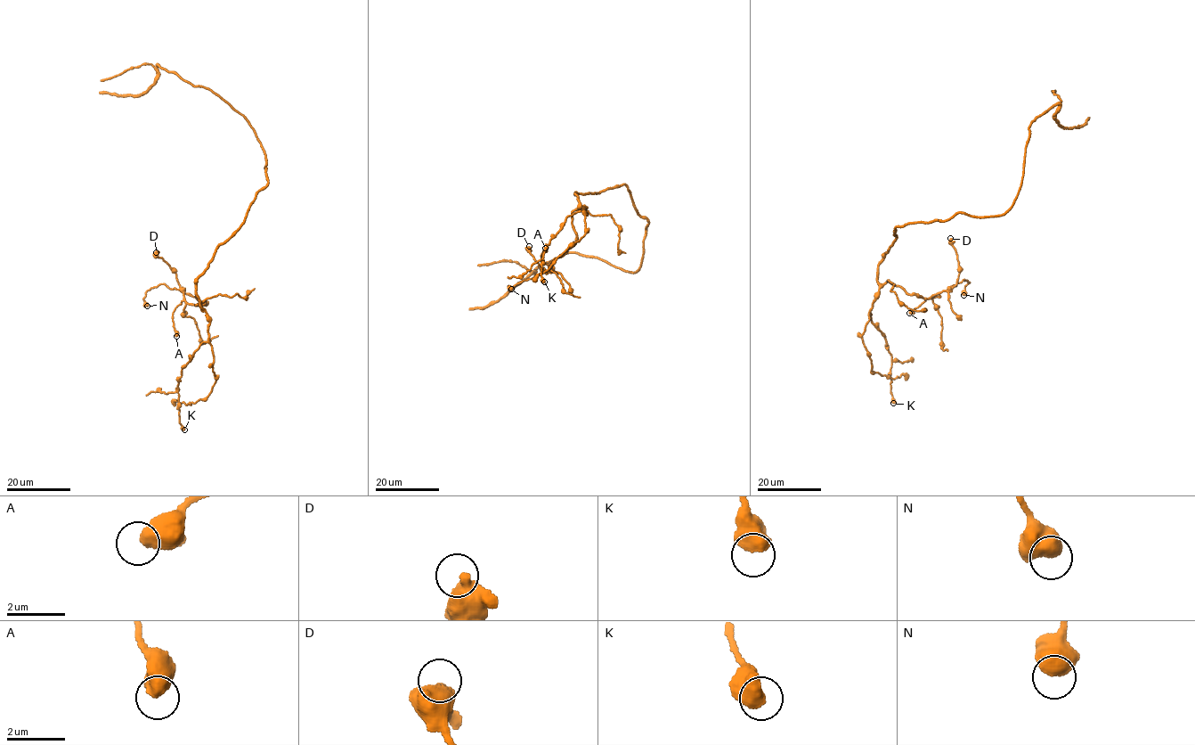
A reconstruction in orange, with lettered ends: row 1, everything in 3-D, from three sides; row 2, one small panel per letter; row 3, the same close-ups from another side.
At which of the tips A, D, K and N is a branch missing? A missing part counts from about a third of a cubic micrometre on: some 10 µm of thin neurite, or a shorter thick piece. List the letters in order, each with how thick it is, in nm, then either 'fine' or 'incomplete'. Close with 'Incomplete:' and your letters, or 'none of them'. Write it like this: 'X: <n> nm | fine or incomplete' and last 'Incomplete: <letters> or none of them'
A: 550 nm | fine
D: 650 nm | fine
K: 650 nm | fine
N: 700 nm | fine
Incomplete: none of them

